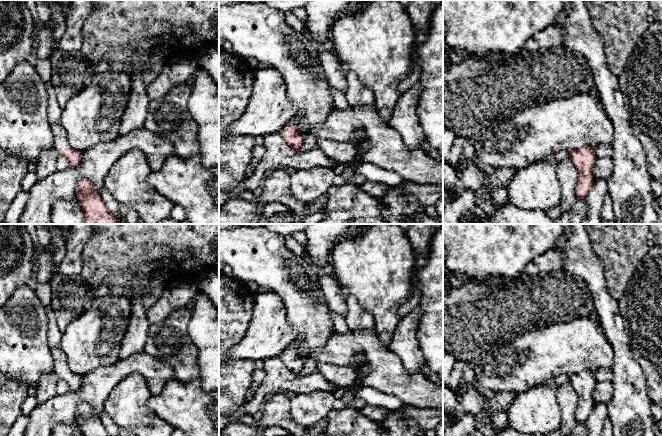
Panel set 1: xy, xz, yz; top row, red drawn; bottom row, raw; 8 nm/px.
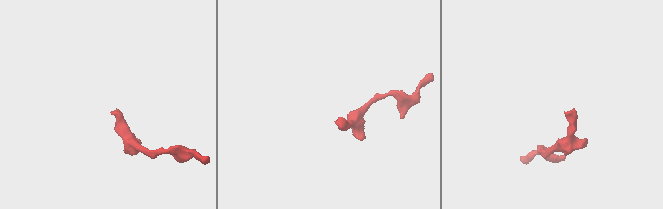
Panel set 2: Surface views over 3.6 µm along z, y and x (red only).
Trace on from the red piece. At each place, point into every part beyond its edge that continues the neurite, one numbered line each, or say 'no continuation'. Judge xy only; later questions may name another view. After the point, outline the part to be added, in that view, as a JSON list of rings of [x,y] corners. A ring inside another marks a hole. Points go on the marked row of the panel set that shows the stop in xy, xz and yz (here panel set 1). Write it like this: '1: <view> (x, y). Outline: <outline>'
1: xy (54, 111). Outline: [[[51,82],[46,83],[45,87],[48,95],[47,116],[54,135],[54,148],[60,153],[65,148],[70,147],[66,130],[61,124],[63,109],[58,104],[57,96]]]

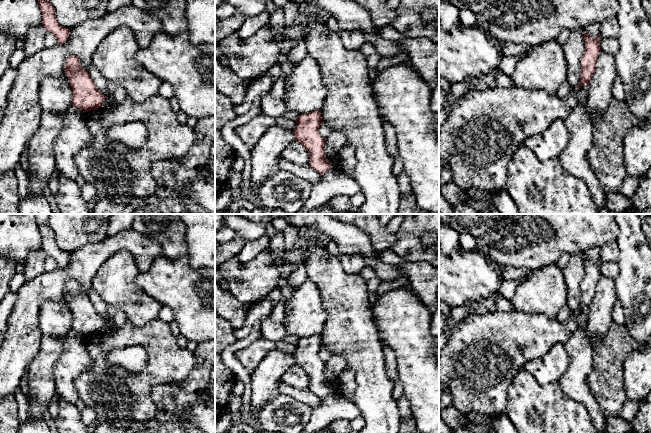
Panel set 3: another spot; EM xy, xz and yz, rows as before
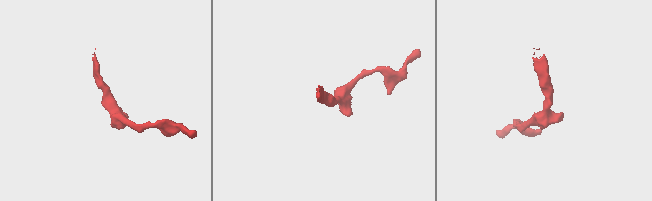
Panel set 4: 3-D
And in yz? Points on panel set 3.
no continuation

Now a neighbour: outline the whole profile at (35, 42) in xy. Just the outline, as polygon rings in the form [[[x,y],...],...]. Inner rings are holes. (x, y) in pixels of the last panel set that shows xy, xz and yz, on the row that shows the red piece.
[[[40,26],[38,28],[33,29],[25,42],[23,51],[25,52],[26,56],[32,56],[33,54],[41,51],[45,48],[44,38],[47,30]]]

